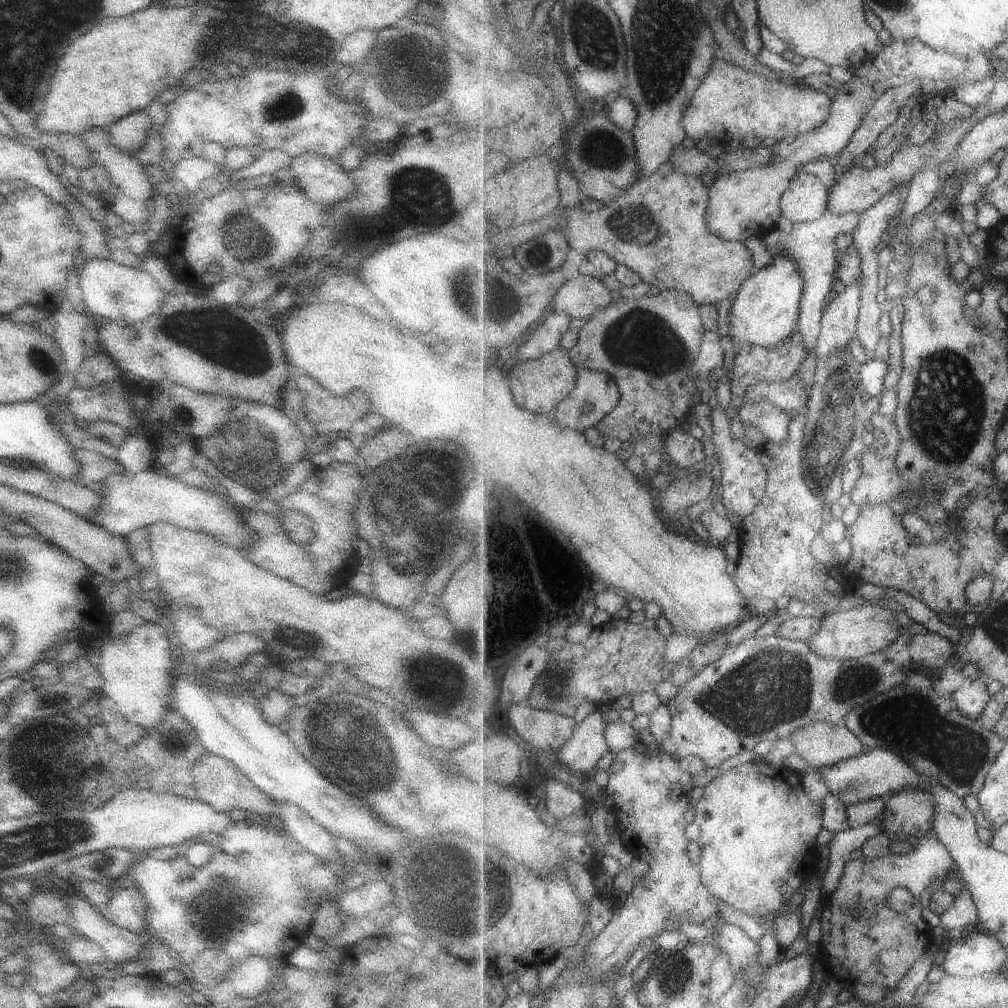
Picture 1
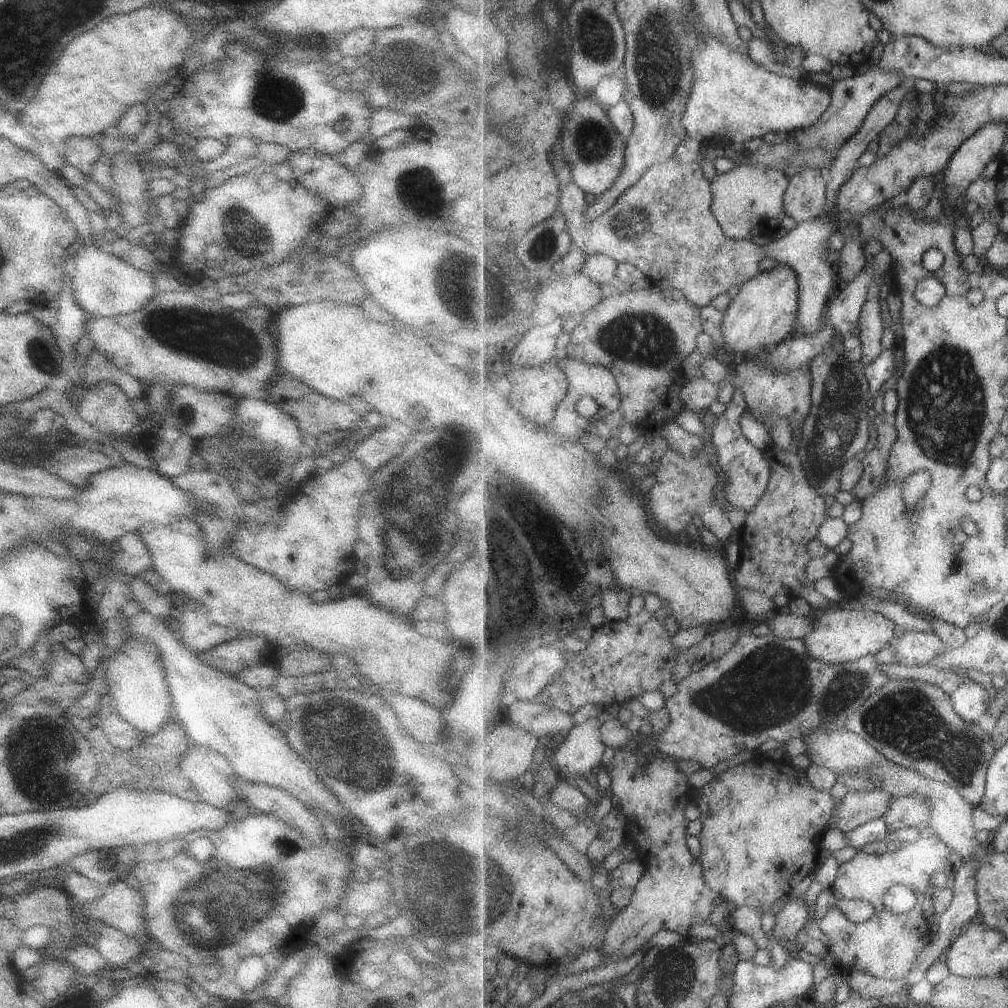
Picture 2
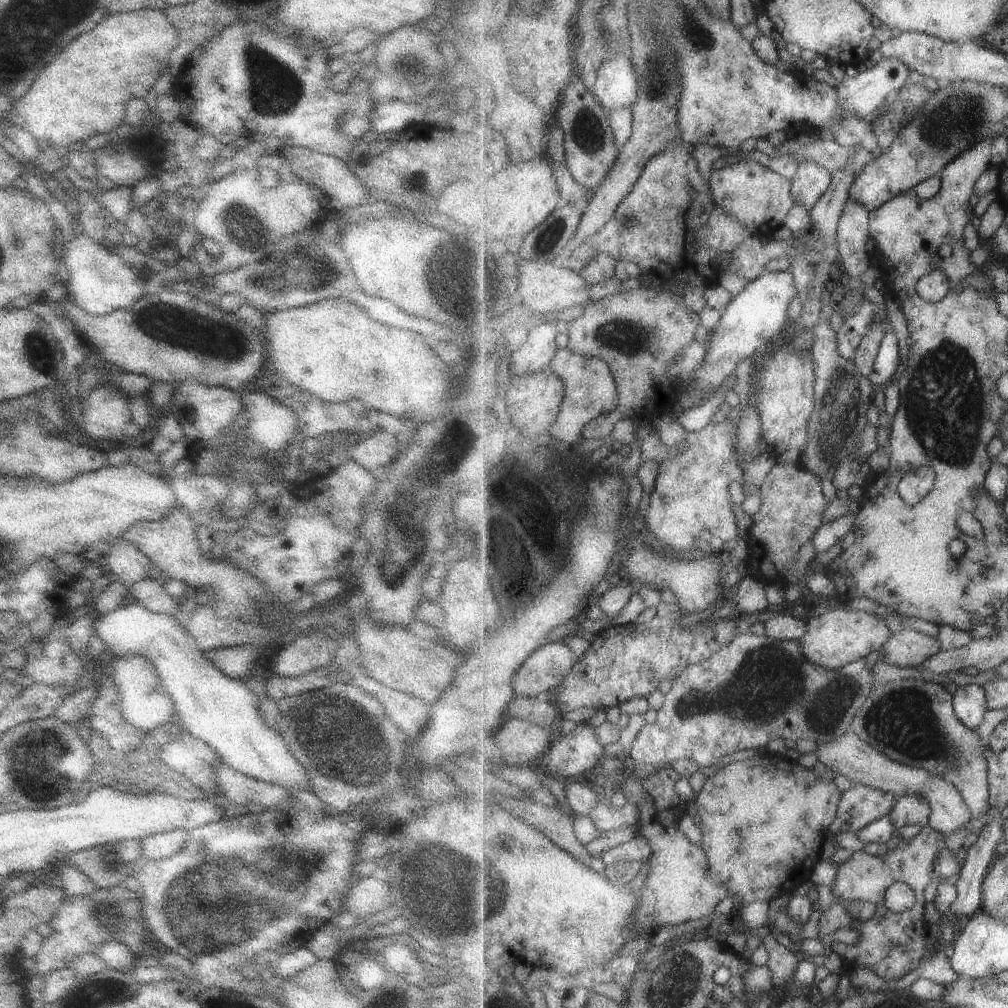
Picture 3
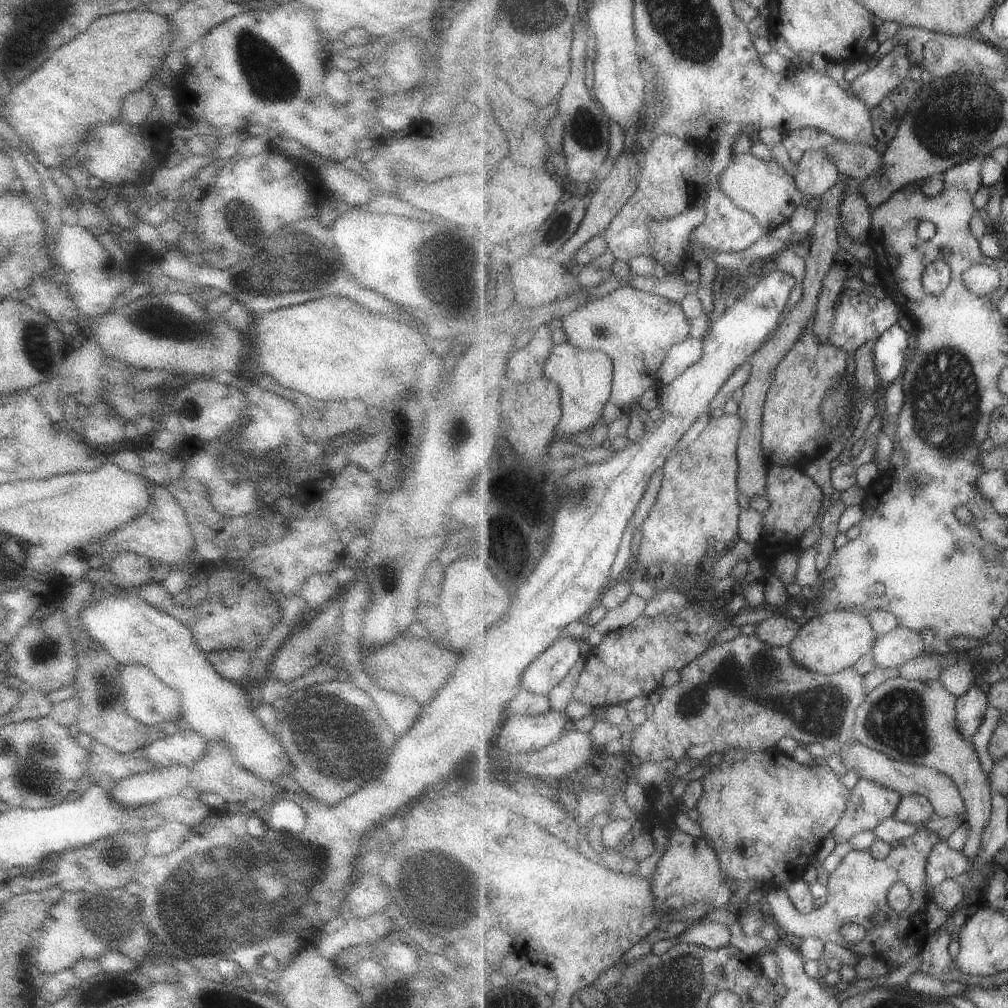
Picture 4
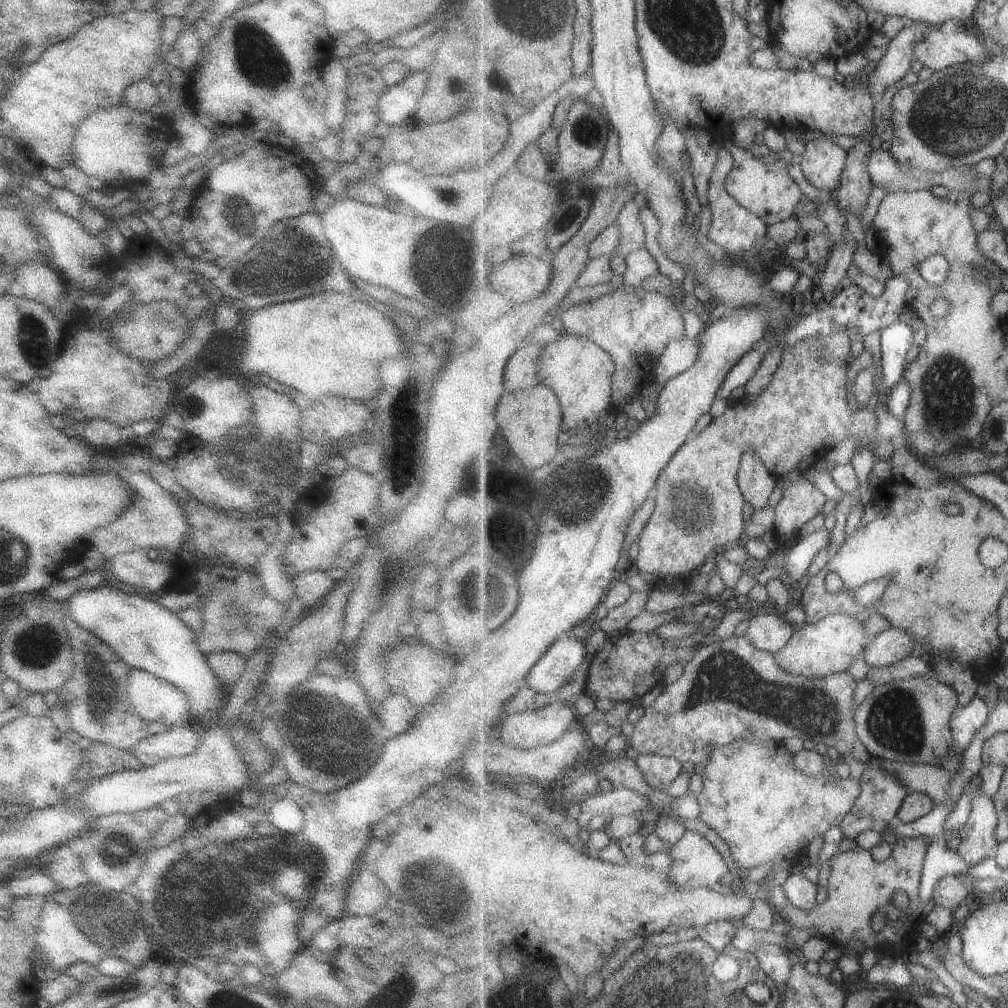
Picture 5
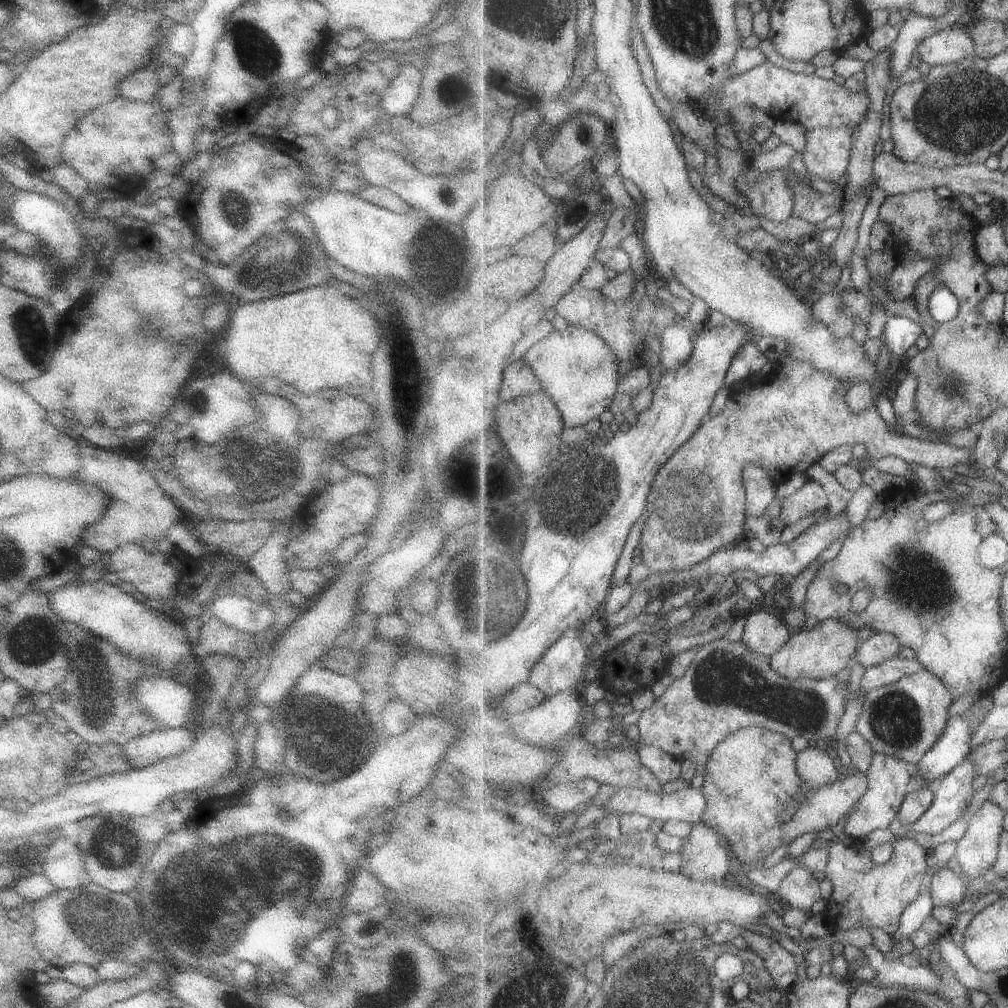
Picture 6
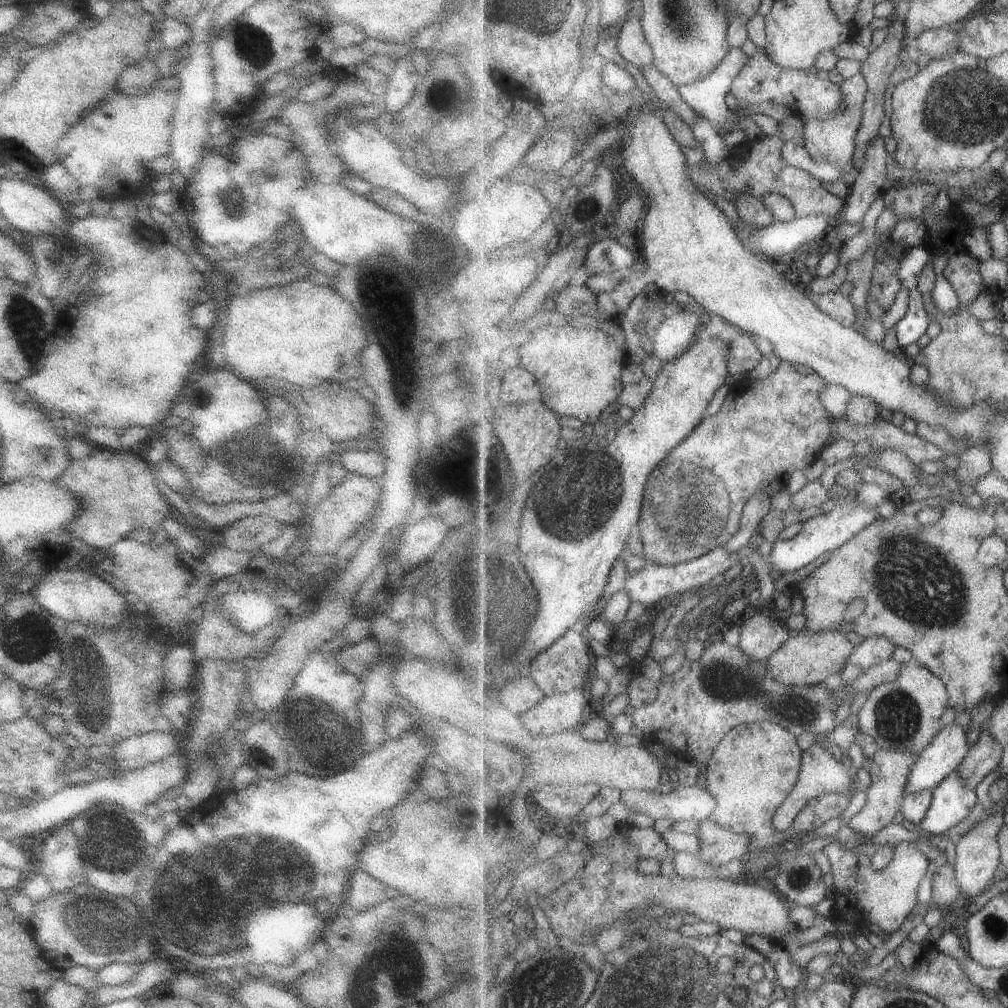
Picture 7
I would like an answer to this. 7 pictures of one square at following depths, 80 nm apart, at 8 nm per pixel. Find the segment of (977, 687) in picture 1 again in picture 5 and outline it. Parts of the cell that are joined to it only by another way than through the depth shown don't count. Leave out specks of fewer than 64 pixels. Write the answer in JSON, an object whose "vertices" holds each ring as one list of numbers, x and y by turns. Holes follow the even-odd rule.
{"vertices":[[976,694,966,705,955,709,950,725,952,726,952,733,956,742,954,747,956,751,964,752,971,744,975,733,984,727,989,715,987,704]]}

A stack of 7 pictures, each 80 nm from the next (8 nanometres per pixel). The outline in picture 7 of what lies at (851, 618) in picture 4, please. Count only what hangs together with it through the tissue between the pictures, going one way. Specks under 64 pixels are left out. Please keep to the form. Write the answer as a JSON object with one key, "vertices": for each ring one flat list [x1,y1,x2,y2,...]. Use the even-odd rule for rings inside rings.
{"vertices":[[827,629,808,633,803,630,793,633,791,638,768,658,766,665,770,675,779,682,793,686,818,685,825,682,831,674,841,673,841,670,849,663,851,653,856,646,843,631]]}

